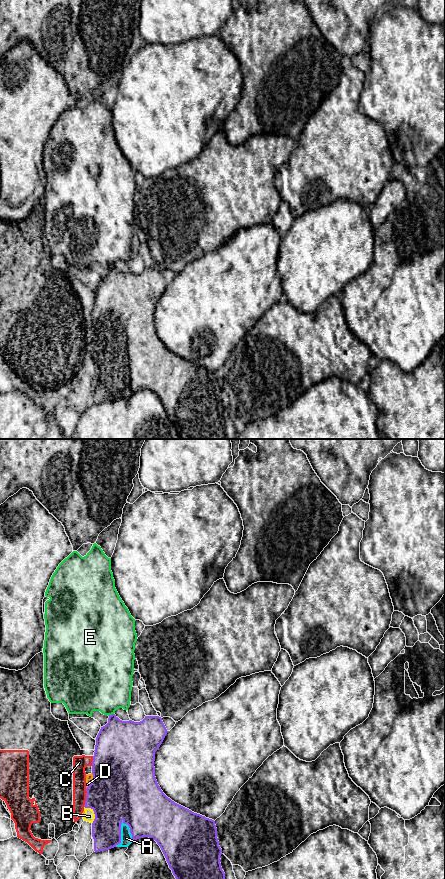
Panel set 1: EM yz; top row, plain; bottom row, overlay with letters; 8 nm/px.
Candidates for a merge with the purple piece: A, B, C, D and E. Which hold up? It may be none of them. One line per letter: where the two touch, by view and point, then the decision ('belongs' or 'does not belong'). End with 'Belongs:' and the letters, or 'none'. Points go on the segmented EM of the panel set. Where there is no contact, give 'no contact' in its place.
A: meets purple in yz at (120, 833); belongs
B: meets purple in yz at (94, 813); does not belong
C: meets purple in yz at (86, 797); does not belong
D: meets purple in yz at (92, 781); does not belong
E: meets purple in yz at (110, 715); does not belong
Belongs: A

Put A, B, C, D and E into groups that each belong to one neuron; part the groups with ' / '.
A / B C D / E

